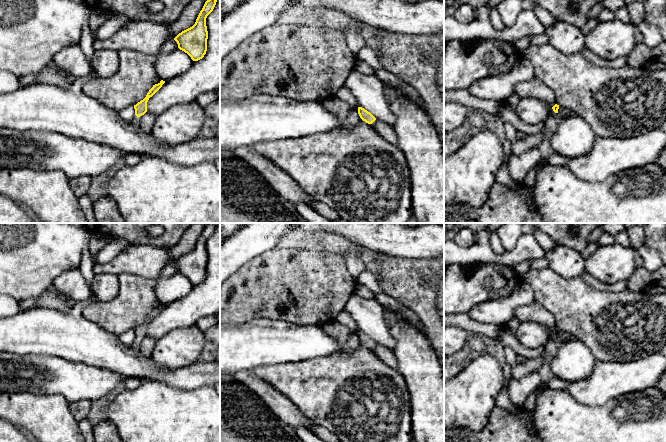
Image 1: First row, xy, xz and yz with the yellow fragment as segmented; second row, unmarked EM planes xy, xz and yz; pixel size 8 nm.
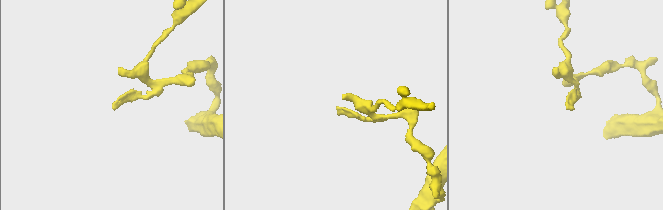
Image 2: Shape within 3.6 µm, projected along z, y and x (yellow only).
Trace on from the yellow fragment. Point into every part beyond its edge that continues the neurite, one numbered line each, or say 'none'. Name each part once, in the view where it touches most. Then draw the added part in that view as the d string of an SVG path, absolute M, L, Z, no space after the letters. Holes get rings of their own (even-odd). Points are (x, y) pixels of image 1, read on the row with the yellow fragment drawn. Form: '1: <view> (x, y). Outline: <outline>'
none

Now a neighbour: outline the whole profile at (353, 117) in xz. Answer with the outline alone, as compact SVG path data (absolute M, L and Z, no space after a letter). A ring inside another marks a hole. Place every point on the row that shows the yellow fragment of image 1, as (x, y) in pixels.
M358 107L351 108L346 121L346 127L348 129L353 128L358 123L359 119L360 119L360 116L358 114Z

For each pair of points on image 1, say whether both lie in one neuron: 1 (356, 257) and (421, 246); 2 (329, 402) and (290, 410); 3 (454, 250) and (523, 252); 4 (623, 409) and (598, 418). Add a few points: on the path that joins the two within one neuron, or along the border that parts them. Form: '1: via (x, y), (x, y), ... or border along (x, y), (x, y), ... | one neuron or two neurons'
1: border along (353, 242), (362, 246) | two neurons
2: border along (280, 392), (314, 422) | two neurons
3: via (471, 255), (506, 258) | one neuron
4: via (617, 415), (614, 418), (604, 418) | one neuron

